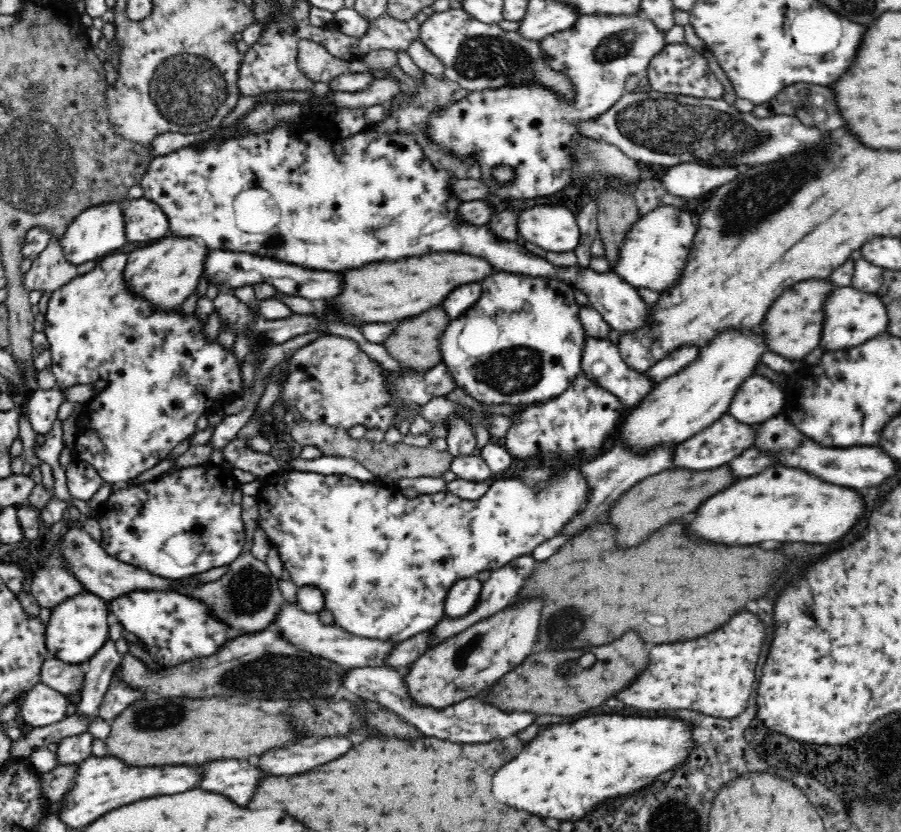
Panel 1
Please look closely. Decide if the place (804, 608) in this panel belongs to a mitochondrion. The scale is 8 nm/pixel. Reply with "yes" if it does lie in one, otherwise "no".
yes

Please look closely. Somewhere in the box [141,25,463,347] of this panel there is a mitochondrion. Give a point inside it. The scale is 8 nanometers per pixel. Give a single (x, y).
(187, 89)

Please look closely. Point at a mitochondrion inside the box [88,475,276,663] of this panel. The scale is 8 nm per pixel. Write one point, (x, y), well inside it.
(200, 529)

